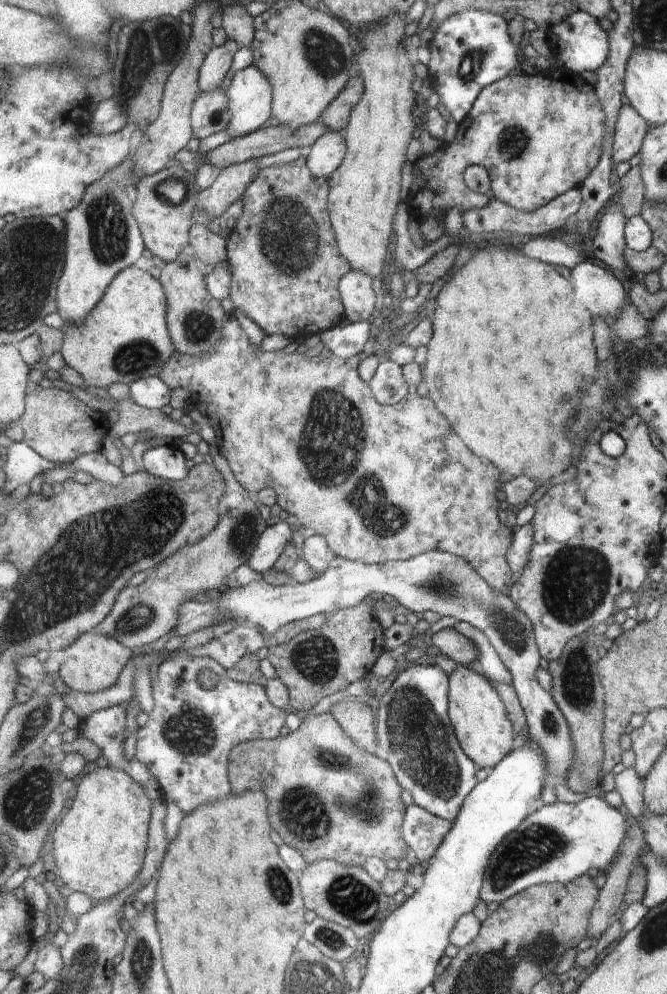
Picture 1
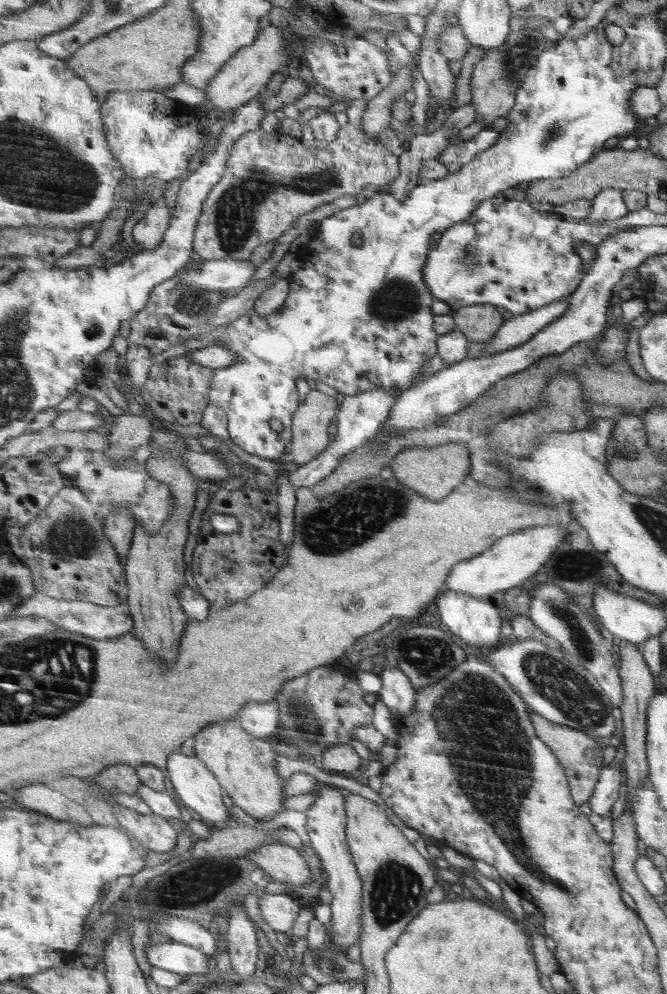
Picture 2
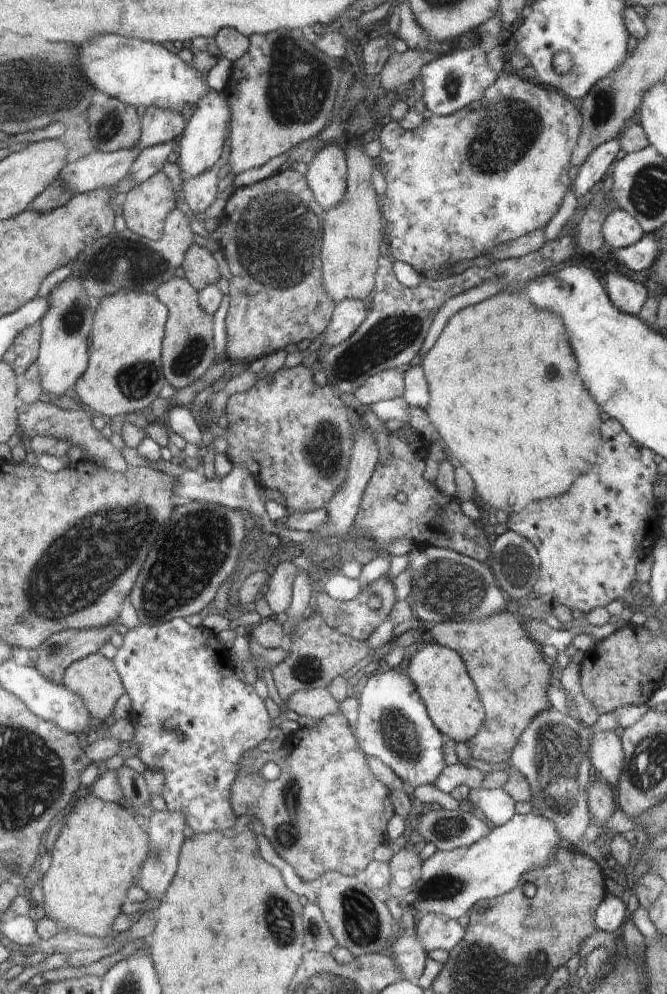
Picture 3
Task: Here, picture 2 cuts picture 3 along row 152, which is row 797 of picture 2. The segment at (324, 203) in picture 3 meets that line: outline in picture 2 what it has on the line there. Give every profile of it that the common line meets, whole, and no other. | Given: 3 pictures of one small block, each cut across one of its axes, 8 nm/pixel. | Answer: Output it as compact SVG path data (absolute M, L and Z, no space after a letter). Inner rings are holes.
M331 785L316 789L316 799L305 811L307 818L305 828L312 848L318 853L318 856L321 856L323 868L328 875L327 887L329 892L333 894L331 902L332 928L329 931L332 944L342 952L347 952L350 946L356 943L360 944L363 888L345 837L347 814L345 797L340 792L340 789Z

